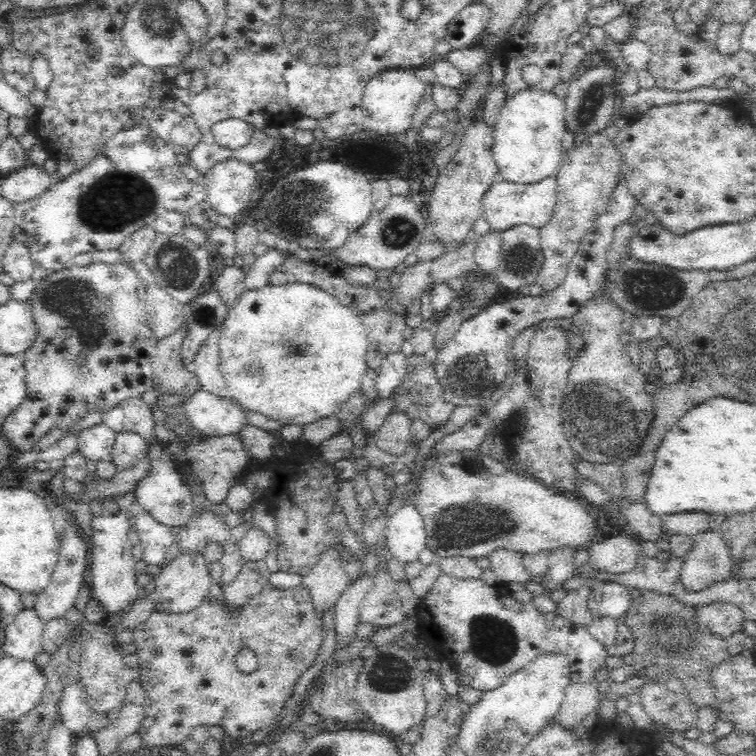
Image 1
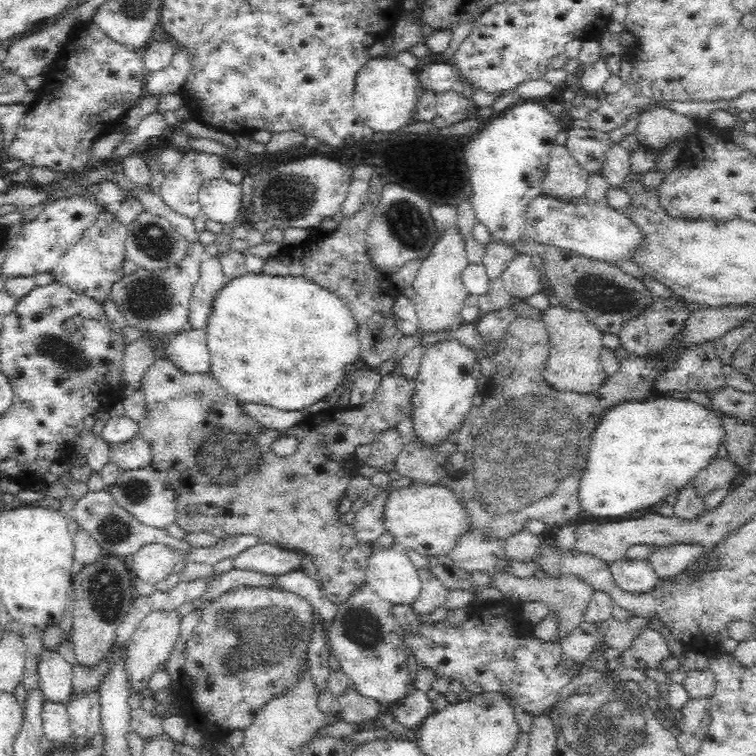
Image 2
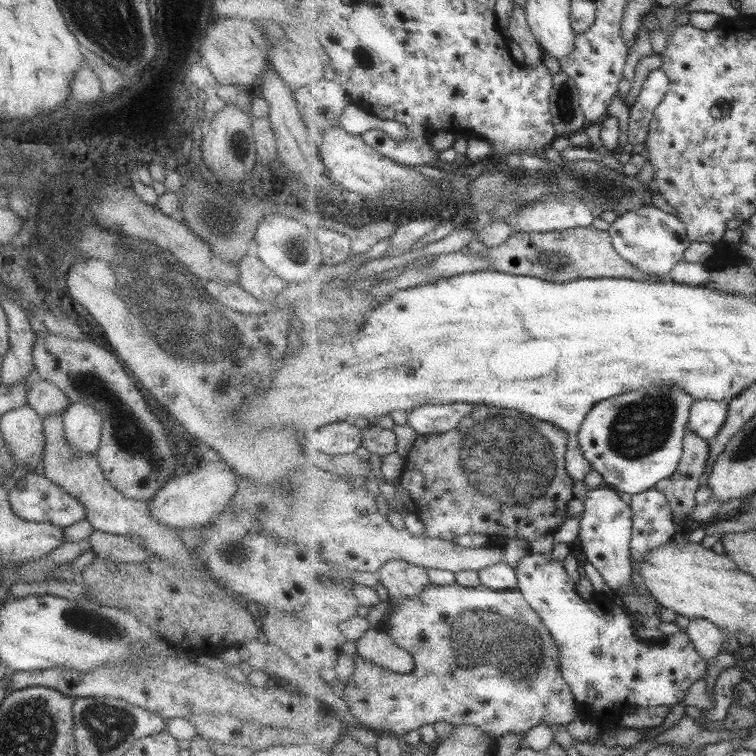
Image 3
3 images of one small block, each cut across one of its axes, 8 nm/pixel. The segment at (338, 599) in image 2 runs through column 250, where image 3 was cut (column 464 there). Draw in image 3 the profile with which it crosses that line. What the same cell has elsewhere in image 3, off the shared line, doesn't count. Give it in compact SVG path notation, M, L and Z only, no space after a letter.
M492 405L477 406L475 413L465 417L458 428L443 434L433 434L429 436L420 435L408 454L405 472L400 481L400 485L413 494L413 502L416 506L417 516L424 522L424 532L428 538L453 541L469 534L481 534L489 536L502 536L507 540L524 539L528 543L538 540L543 534L555 533L560 524L563 524L571 516L567 510L567 502L573 496L573 486L575 482L571 479L566 468L566 448L569 448L569 434L550 424L531 417L515 409L505 409Z

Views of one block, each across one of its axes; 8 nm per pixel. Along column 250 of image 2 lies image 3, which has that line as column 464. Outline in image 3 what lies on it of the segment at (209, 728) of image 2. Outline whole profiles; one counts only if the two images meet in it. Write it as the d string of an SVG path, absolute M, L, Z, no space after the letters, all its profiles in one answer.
M457 582L447 586L430 583L423 589L423 592L401 599L400 603L394 606L392 615L379 626L379 629L385 631L397 646L401 646L401 648L404 648L411 654L415 668L410 673L397 674L394 670L368 661L357 652L353 656L357 670L347 675L344 678L343 684L338 688L330 691L337 701L347 709L348 713L353 716L355 721L368 725L374 731L388 730L404 736L406 732L419 730L425 724L435 724L435 722L444 720L451 725L477 725L482 730L482 733L487 733L493 740L497 741L507 733L527 733L531 728L543 724L549 724L557 728L565 726L567 723L577 720L577 718L581 718L579 702L575 699L570 685L567 684L568 682L563 676L560 658L562 650L559 648L552 632L539 616L539 613L531 606L526 596L518 588L498 591L485 586L483 583L477 588L464 587Z

